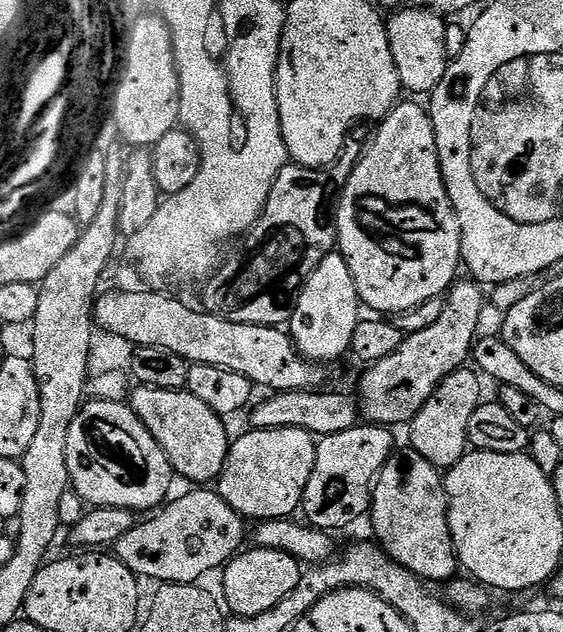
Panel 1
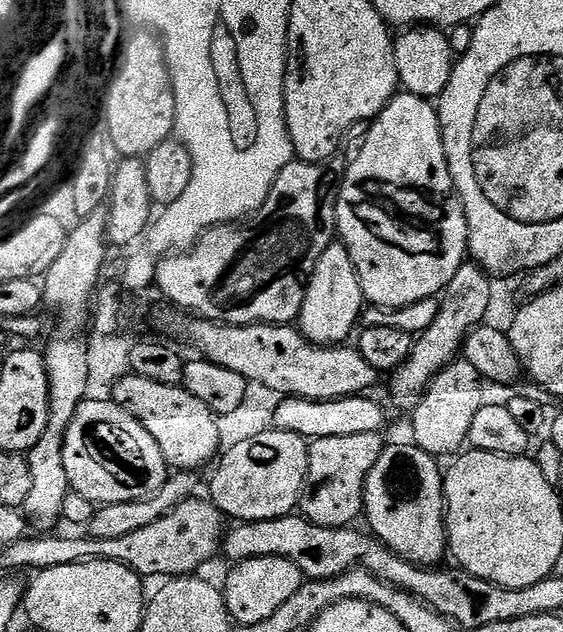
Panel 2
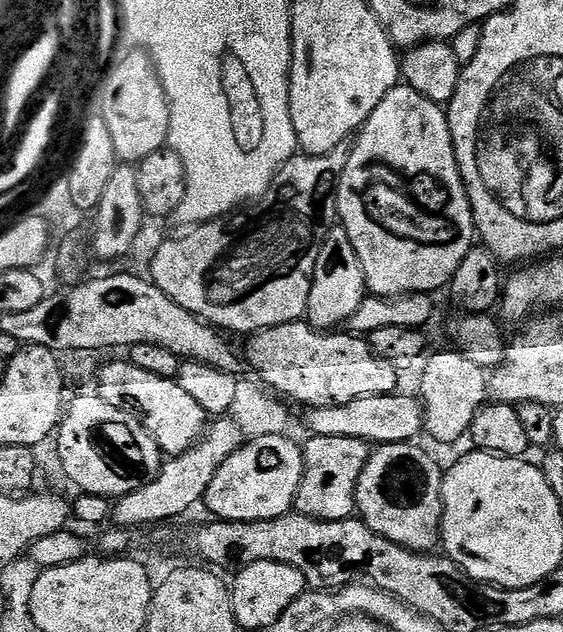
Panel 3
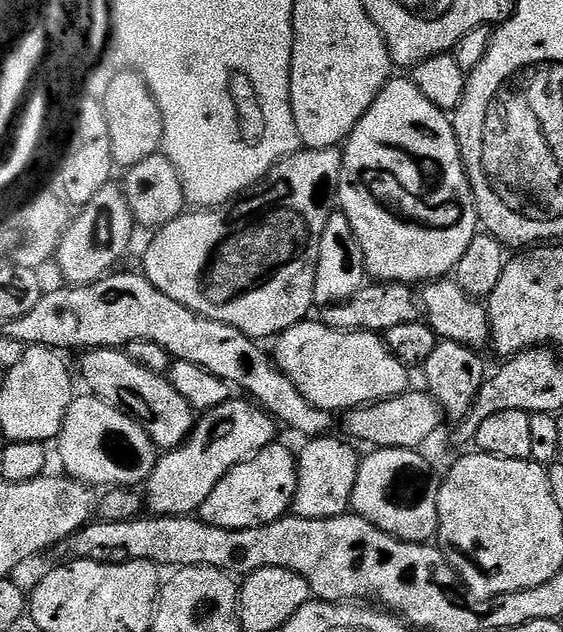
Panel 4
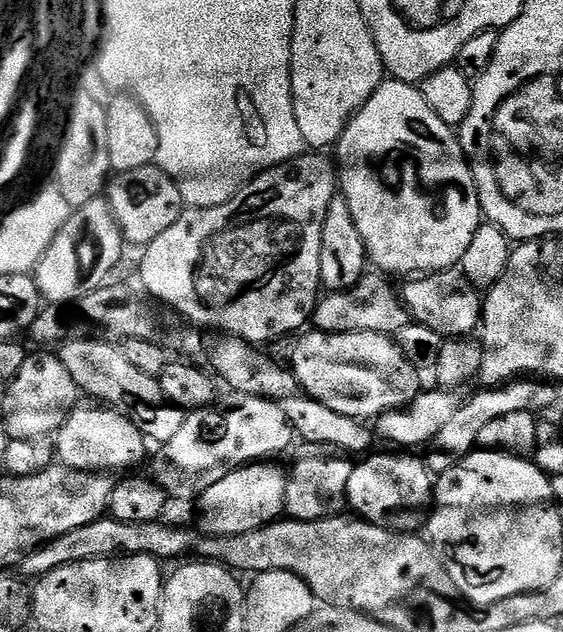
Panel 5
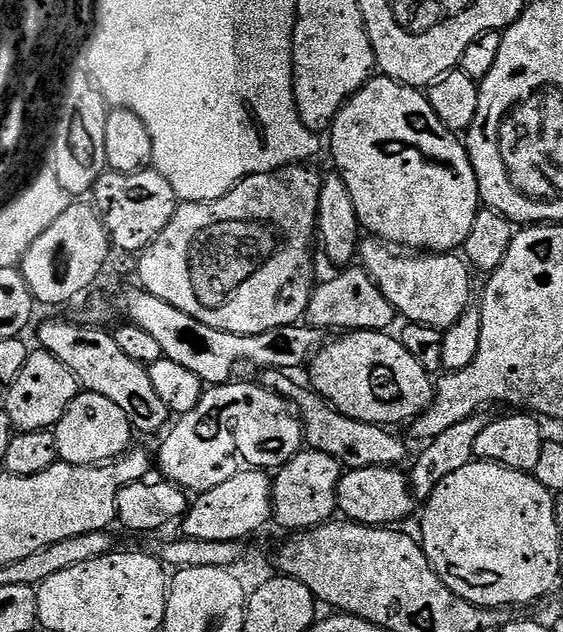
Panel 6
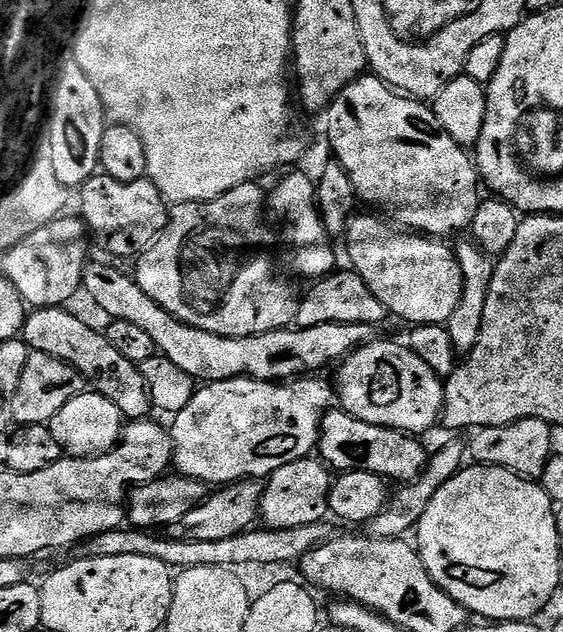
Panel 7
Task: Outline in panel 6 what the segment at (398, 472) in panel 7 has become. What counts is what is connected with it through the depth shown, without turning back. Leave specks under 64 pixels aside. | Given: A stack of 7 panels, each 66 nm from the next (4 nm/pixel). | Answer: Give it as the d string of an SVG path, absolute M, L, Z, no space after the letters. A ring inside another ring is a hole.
M265 368L258 380L263 387L276 392L284 400L294 405L304 429L304 444L311 451L330 454L330 458L340 461L345 469L354 468L395 468L403 465L408 456L408 448L395 436L395 431L378 424L367 424L350 418L332 407L323 396L316 395L311 387L295 384L287 371L279 368Z

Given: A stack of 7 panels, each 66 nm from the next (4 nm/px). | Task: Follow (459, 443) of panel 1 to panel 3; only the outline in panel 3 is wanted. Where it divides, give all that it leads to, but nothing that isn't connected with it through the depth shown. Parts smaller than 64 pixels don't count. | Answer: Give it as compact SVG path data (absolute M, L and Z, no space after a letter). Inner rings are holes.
M447 351L436 352L433 356L431 353L420 376L419 395L424 405L424 432L432 435L440 444L452 444L463 436L465 439L471 433L478 410L484 407L490 396L490 376L485 368L470 362L466 354Z

